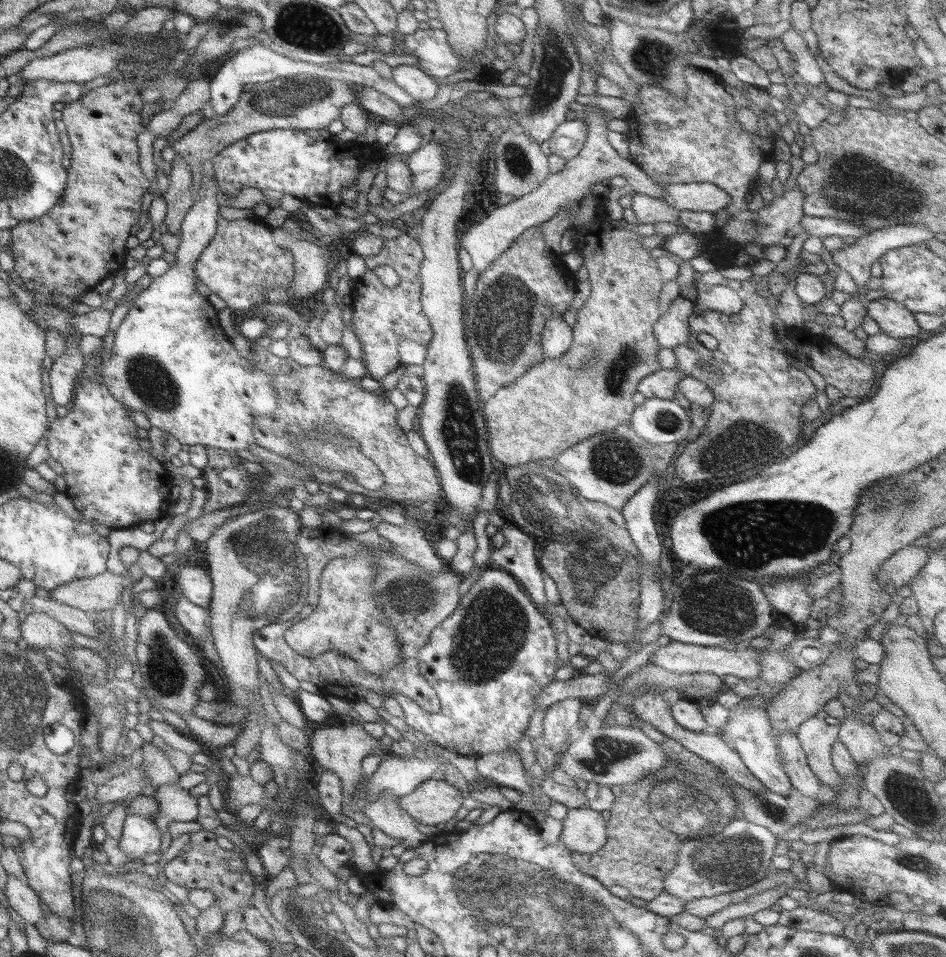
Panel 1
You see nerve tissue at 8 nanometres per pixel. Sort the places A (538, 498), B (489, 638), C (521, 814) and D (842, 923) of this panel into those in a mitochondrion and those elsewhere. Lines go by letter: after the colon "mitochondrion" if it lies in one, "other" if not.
A: mitochondrion
B: mitochondrion
C: other
D: other

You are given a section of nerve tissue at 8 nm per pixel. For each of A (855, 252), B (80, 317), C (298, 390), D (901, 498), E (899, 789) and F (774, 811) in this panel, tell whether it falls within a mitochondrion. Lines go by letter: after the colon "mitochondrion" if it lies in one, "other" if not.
A: other
B: other
C: mitochondrion
D: mitochondrion
E: mitochondrion
F: mitochondrion

